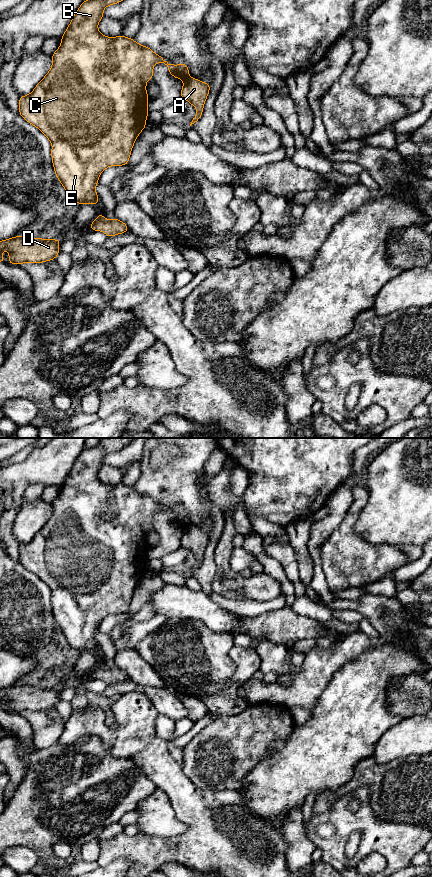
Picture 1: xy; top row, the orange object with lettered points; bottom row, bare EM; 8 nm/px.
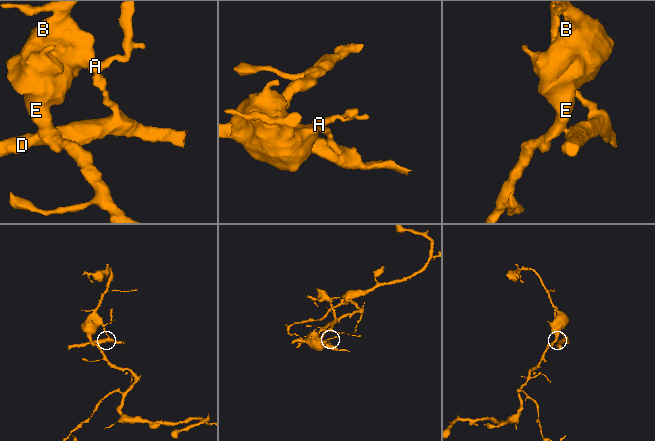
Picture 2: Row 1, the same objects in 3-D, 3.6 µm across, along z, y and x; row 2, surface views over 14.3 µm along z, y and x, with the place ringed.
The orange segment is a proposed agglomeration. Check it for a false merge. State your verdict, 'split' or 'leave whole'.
split

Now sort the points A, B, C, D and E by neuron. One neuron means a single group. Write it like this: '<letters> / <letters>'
A D / B C E

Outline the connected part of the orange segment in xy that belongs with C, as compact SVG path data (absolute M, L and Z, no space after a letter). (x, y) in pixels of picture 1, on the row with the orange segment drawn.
M85 0L76 13L73 16L72 21L68 25L65 33L61 37L60 47L52 54L52 66L45 77L36 85L34 90L25 96L19 97L19 114L27 122L37 127L51 142L52 150L52 163L57 179L61 182L62 186L68 193L69 197L79 203L80 205L84 203L89 203L91 205L96 205L99 202L99 196L97 195L95 188L98 184L98 179L100 174L110 166L123 166L127 165L129 162L130 154L133 145L140 134L141 131L146 127L146 118L148 117L148 94L146 92L146 85L148 79L153 79L153 67L156 63L164 63L169 70L169 73L183 82L186 82L189 76L189 69L185 63L180 63L179 65L172 65L165 61L160 55L154 53L147 46L139 45L133 38L127 38L123 35L111 38L102 35L98 31L98 23L104 17L103 10L108 5L113 5L121 2L123 0Z

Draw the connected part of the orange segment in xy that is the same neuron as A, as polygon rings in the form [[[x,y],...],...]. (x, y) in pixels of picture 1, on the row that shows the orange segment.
[[[189,78],[181,89],[181,98],[189,101],[197,109],[197,114],[193,118],[190,126],[197,122],[203,112],[204,103],[207,99],[210,90],[210,83],[204,83],[195,78]]]

